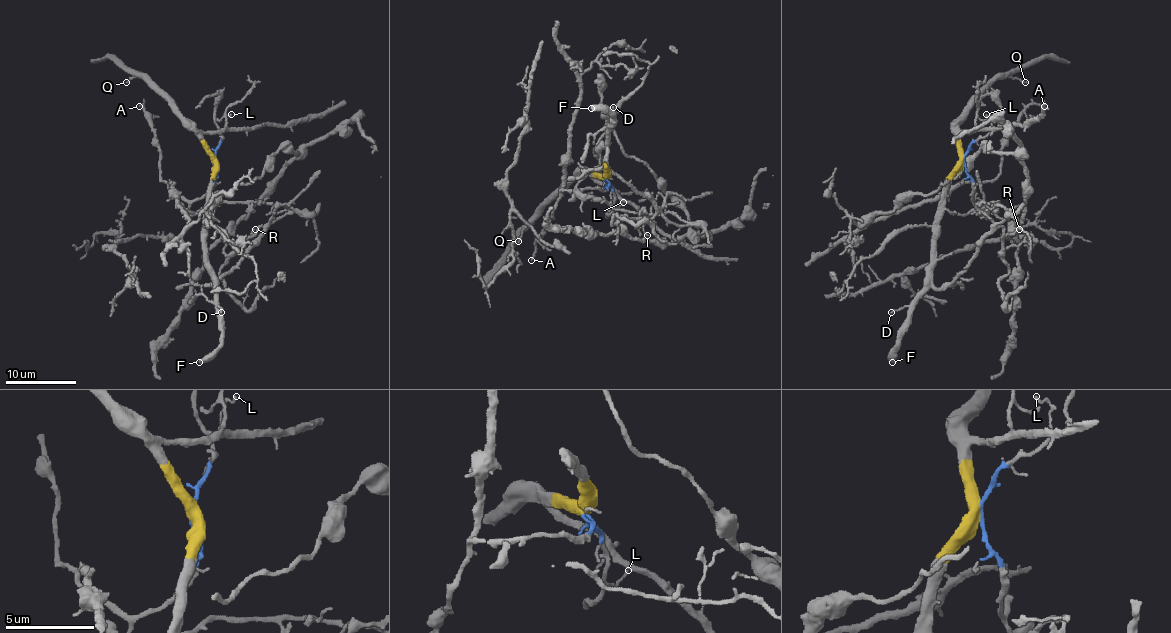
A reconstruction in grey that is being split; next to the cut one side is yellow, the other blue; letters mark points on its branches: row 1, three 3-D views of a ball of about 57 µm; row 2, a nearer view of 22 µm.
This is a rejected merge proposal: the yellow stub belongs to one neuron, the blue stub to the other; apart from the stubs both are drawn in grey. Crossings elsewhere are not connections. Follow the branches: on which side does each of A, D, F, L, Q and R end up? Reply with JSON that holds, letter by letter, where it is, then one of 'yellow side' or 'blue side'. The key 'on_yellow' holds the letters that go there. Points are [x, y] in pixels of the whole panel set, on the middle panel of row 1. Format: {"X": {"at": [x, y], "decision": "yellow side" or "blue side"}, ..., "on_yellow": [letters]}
{"A": {"at": [531, 260], "decision": "blue side"}, "D": {"at": [613, 107], "decision": "yellow side"}, "F": {"at": [591, 108], "decision": "yellow side"}, "L": {"at": [623, 202], "decision": "blue side"}, "Q": {"at": [518, 241], "decision": "yellow side"}, "R": {"at": [647, 235], "decision": "yellow side"}, "on_yellow": ["D", "F", "Q", "R"]}

